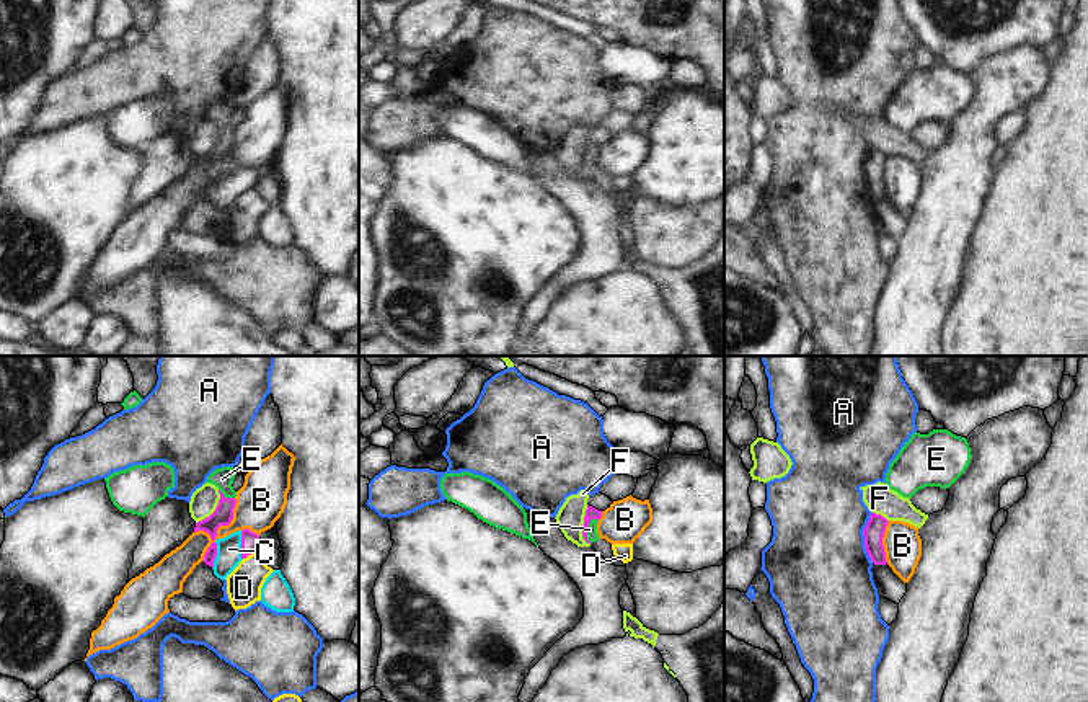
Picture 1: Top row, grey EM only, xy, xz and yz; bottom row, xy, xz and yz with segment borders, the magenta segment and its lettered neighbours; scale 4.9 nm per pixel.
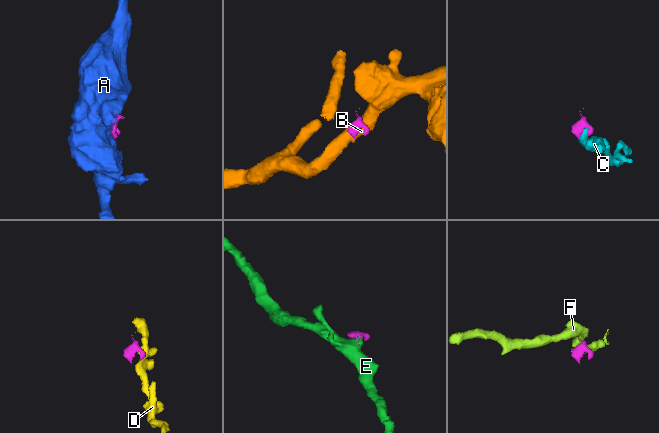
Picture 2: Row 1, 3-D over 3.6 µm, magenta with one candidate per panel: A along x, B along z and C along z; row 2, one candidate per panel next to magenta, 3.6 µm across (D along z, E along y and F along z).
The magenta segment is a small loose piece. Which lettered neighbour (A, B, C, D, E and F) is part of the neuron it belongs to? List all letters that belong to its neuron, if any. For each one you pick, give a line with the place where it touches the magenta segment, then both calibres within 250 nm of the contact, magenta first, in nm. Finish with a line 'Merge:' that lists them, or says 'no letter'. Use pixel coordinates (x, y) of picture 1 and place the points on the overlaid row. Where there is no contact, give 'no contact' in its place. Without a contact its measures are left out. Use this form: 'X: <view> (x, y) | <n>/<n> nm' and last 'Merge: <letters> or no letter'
C: xy (242, 546) | 90/130 nm
E: xz (586, 529) | 60/60 nm
Merge: C, E

